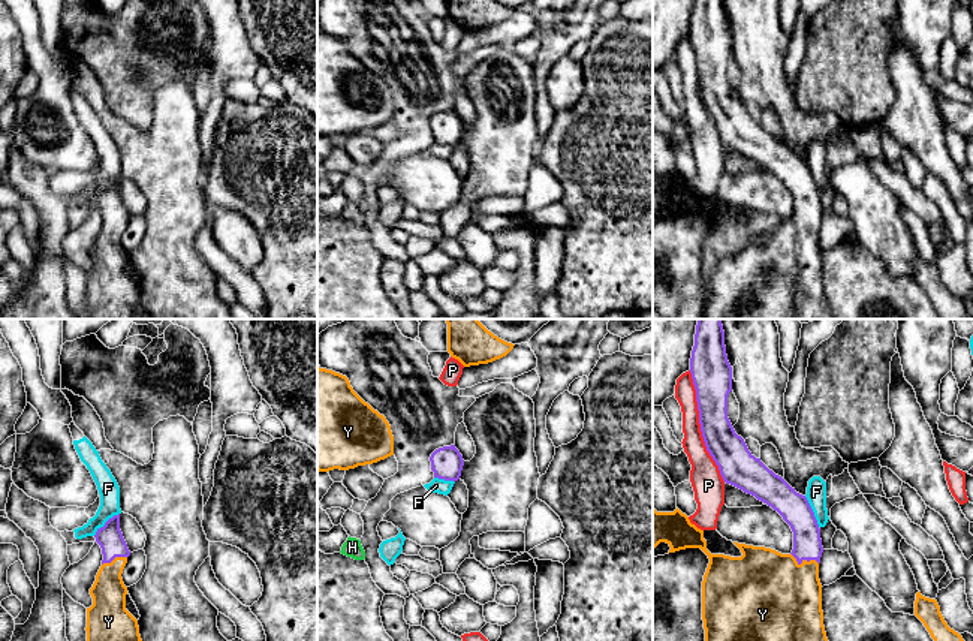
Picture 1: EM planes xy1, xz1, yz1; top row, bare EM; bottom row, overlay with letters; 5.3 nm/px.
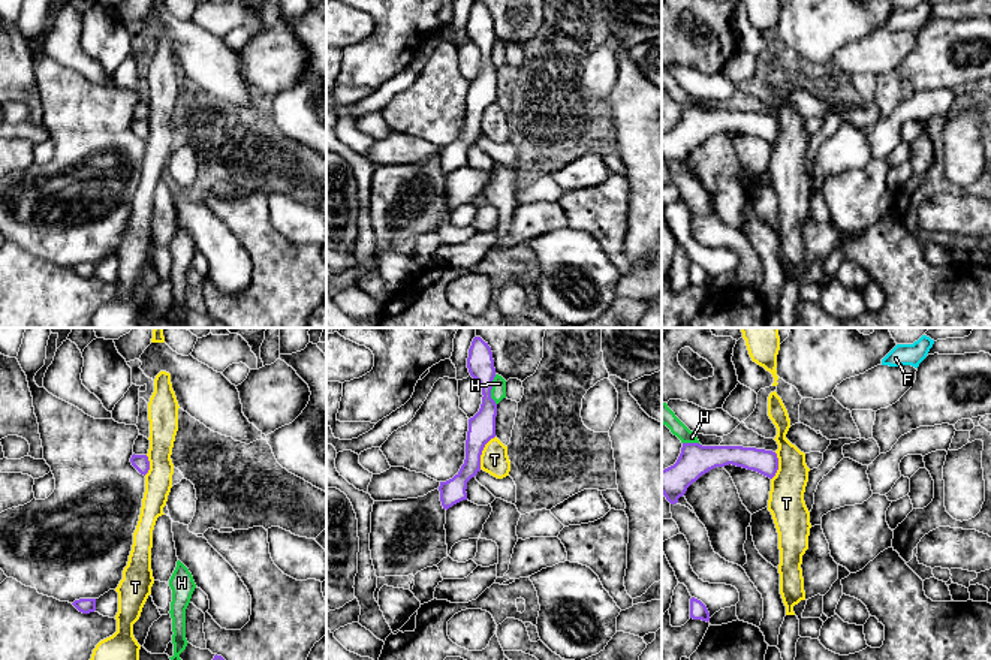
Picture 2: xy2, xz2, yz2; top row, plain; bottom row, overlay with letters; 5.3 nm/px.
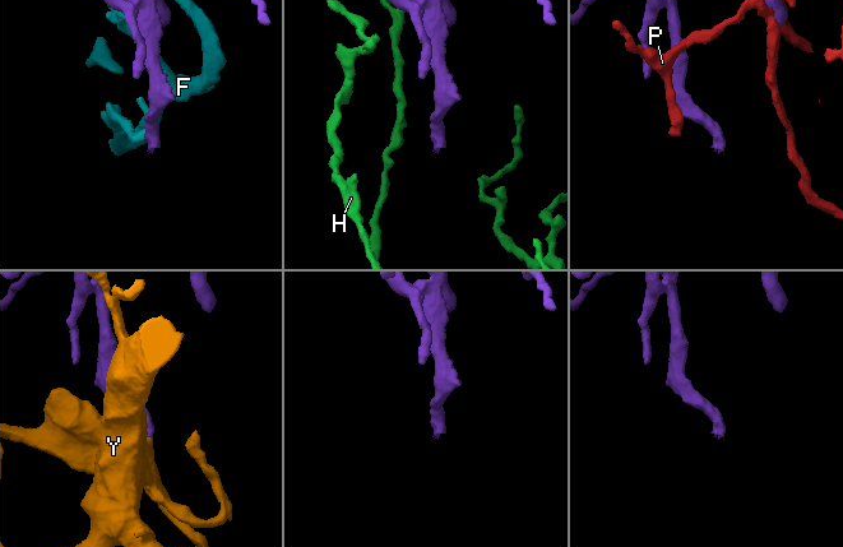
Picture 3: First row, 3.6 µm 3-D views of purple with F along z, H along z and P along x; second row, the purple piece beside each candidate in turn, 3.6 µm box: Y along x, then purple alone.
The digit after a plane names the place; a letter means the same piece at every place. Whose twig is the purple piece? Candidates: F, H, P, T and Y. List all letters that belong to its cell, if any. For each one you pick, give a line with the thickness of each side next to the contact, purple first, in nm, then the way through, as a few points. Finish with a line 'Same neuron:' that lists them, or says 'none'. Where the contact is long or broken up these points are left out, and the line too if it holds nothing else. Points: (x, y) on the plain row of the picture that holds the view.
Y: Thickness 160 nm (purple) against 420 nm. Path across: yz1 (807, 210), (804, 223), (788, 253), (779, 262)
Same neuron: Y

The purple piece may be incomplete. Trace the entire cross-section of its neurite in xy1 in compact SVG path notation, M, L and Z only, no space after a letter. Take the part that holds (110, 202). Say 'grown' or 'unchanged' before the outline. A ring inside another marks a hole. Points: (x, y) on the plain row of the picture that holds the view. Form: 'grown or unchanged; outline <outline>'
grown; outline M120 178L97 193L94 202L103 225L90 253L93 270L87 273L87 315L90 319L150 319L138 285L126 274L127 252L121 238L130 216L120 195Z

